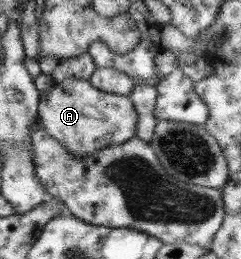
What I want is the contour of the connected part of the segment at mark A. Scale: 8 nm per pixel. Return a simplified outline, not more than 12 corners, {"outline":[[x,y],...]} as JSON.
{"outline":[[68,78],[41,92],[37,121],[86,157],[135,137],[128,96]]}

